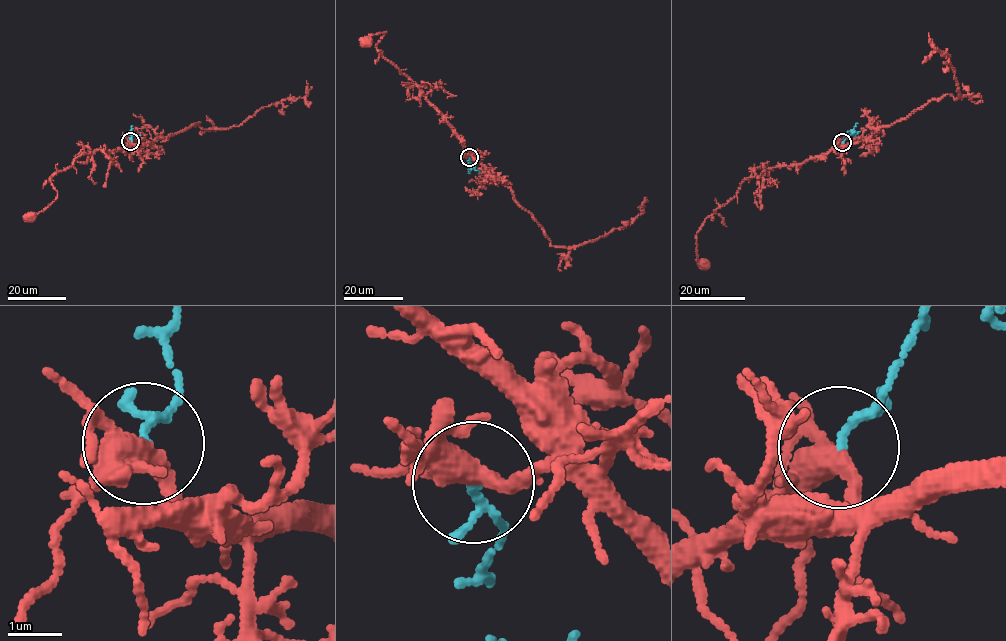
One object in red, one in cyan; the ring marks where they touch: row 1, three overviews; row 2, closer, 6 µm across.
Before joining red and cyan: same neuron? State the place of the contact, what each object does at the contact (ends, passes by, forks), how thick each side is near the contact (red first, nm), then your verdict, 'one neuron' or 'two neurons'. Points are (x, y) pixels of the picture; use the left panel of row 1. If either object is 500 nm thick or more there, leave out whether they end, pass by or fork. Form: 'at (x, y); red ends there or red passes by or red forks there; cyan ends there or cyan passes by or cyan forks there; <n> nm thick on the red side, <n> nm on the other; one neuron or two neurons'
at (130, 141); red forks there; cyan passes by; 360 nm thick on the red side, 100 nm on the other; one neuron

